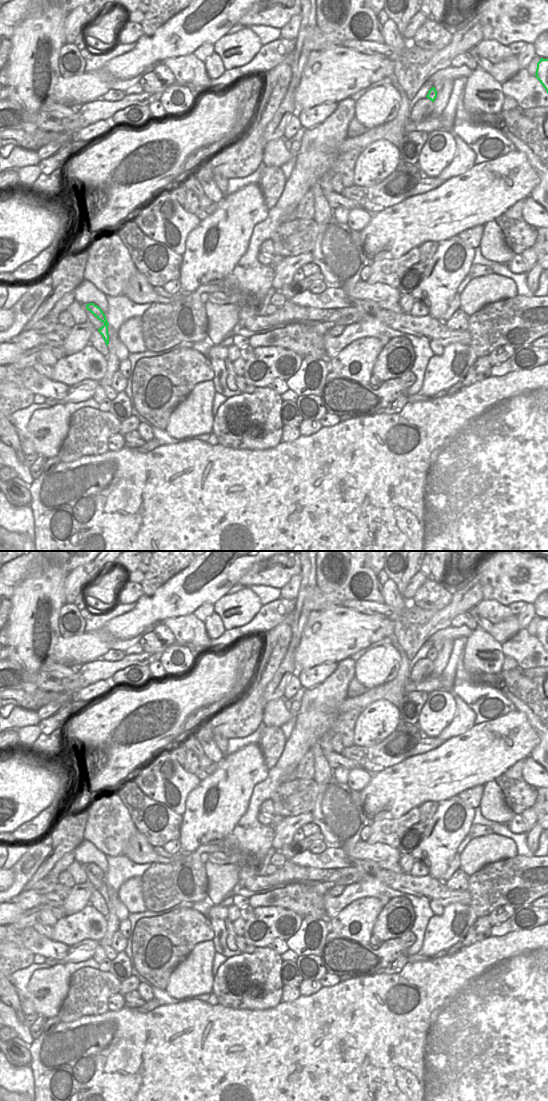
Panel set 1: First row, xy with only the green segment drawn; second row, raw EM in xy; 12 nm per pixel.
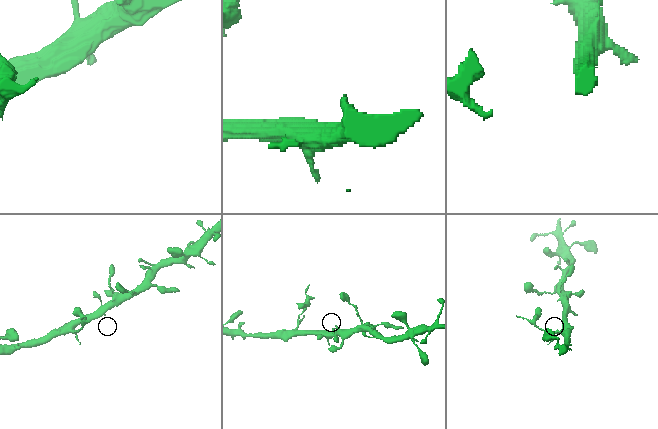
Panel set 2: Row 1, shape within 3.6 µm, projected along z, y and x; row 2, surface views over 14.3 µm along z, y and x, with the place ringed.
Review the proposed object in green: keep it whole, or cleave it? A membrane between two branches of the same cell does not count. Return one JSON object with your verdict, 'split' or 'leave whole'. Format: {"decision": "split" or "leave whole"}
{"decision": "split"}

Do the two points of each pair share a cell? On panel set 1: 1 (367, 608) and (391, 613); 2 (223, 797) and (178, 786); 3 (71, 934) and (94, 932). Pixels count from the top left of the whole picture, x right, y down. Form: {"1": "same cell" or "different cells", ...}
{"1": "same cell", "2": "different cells", "3": "same cell"}

